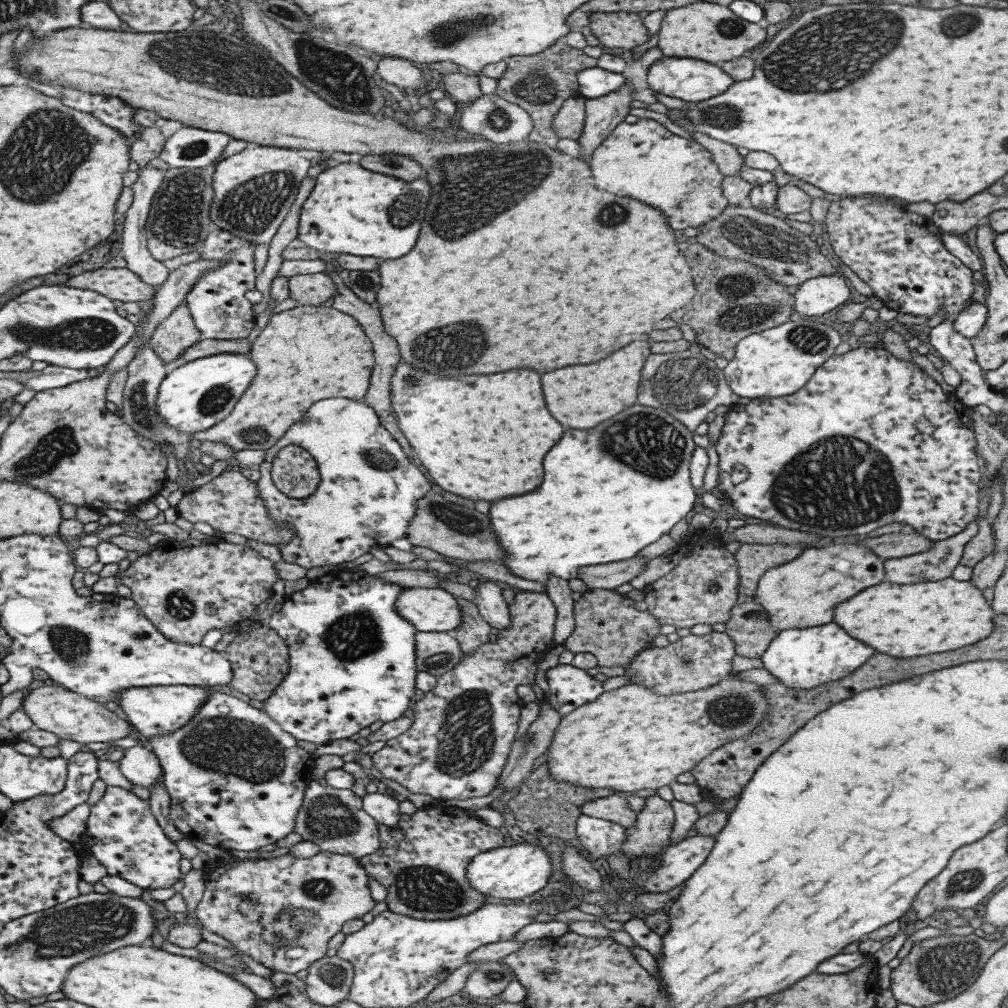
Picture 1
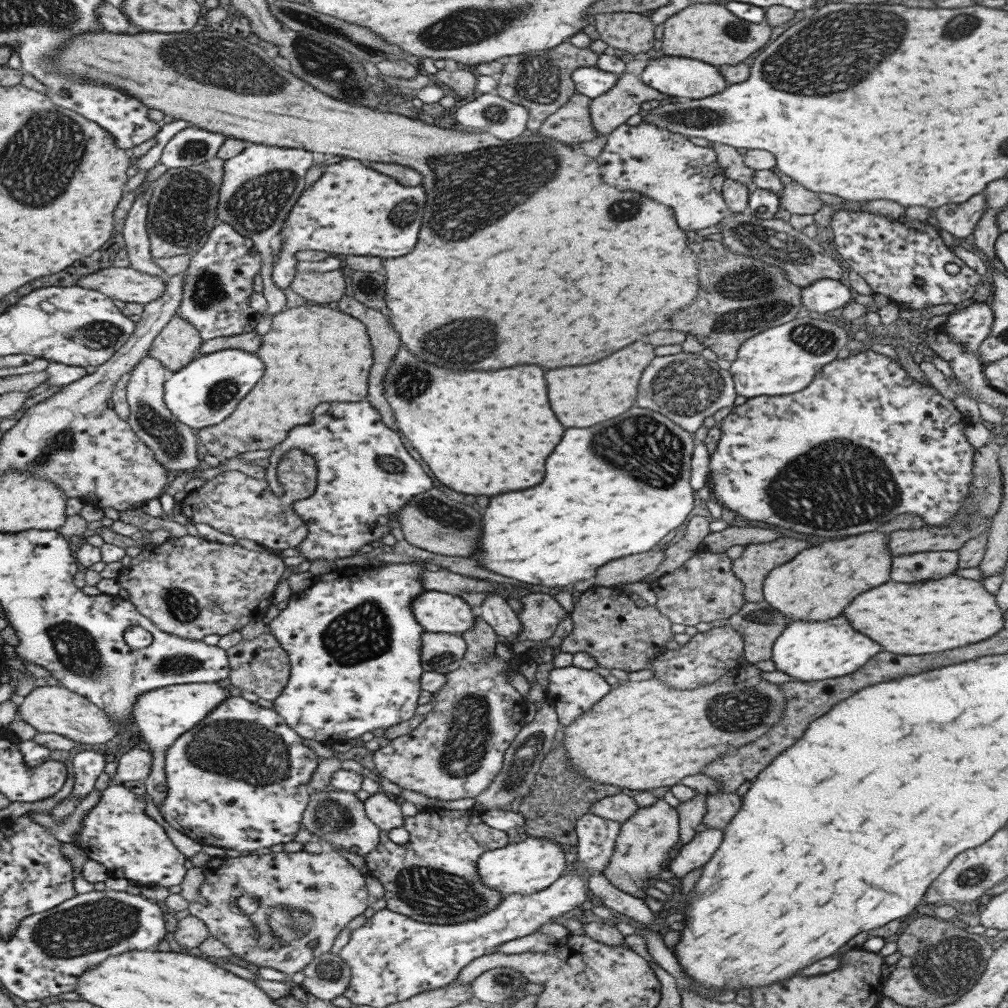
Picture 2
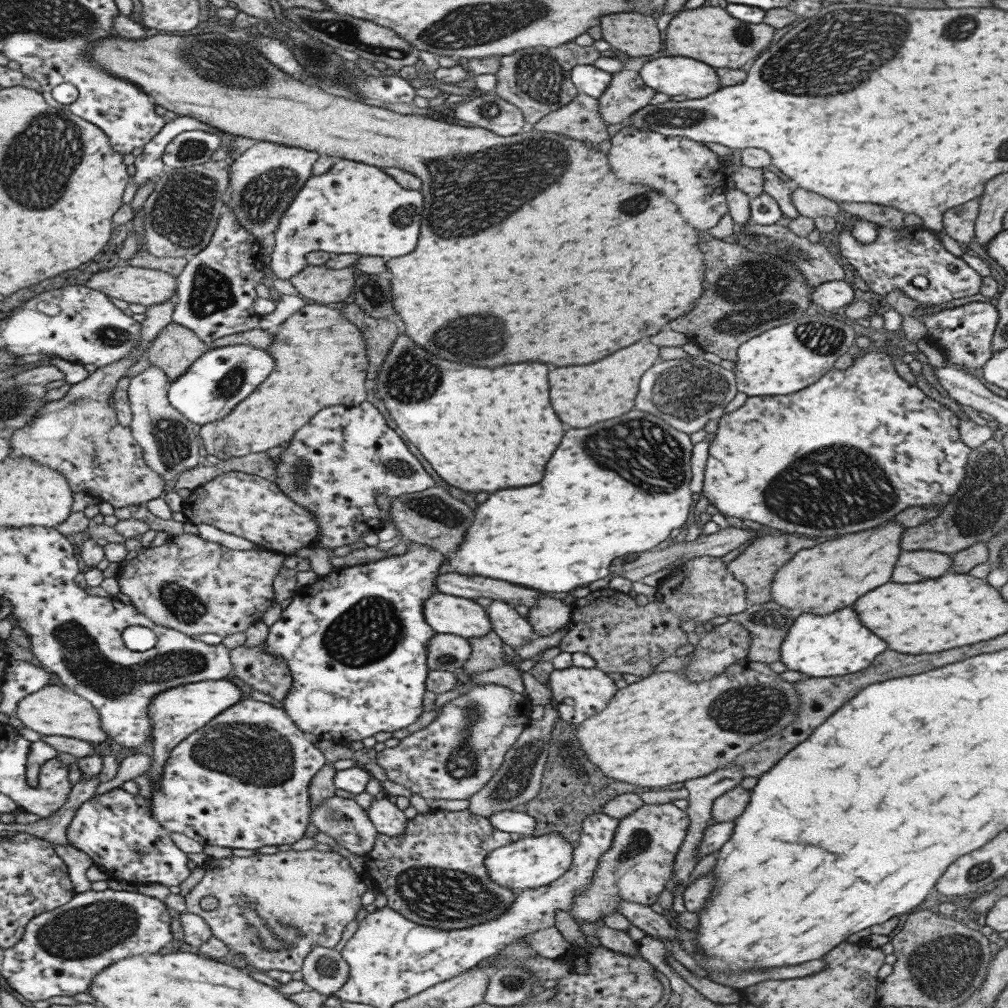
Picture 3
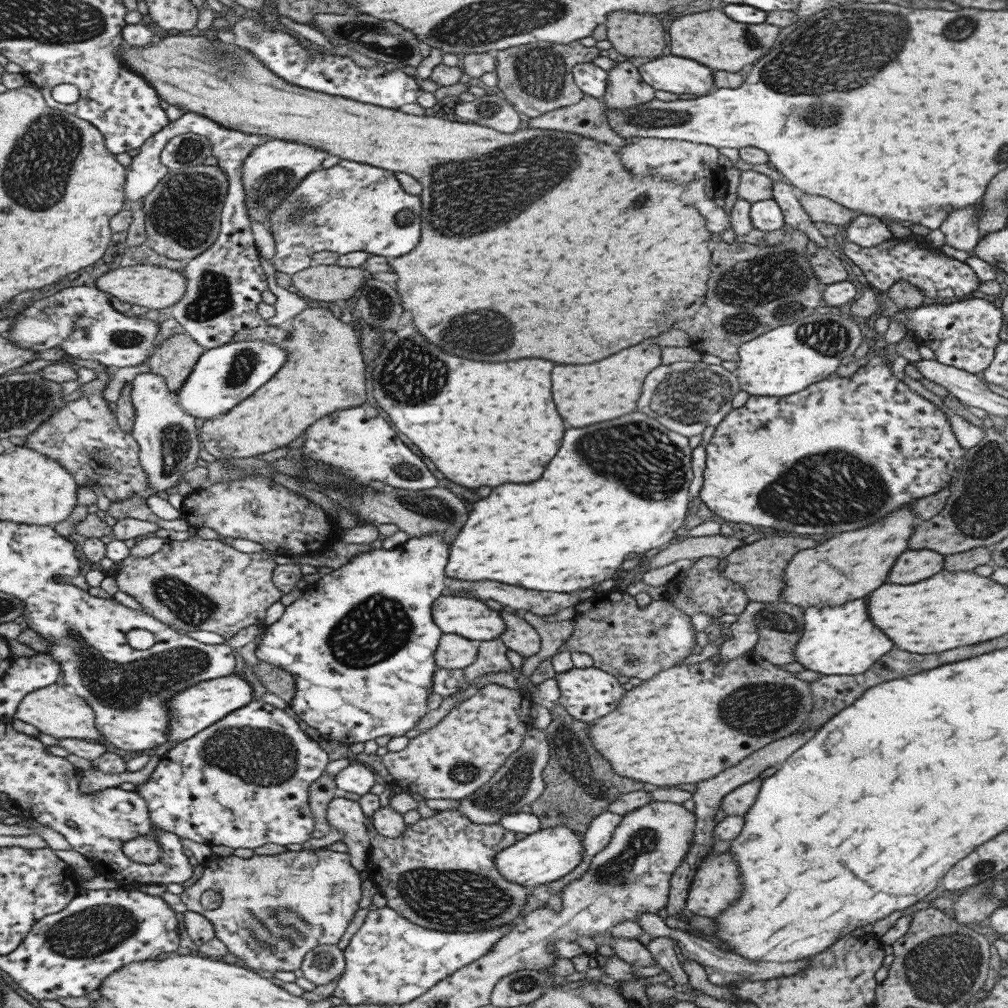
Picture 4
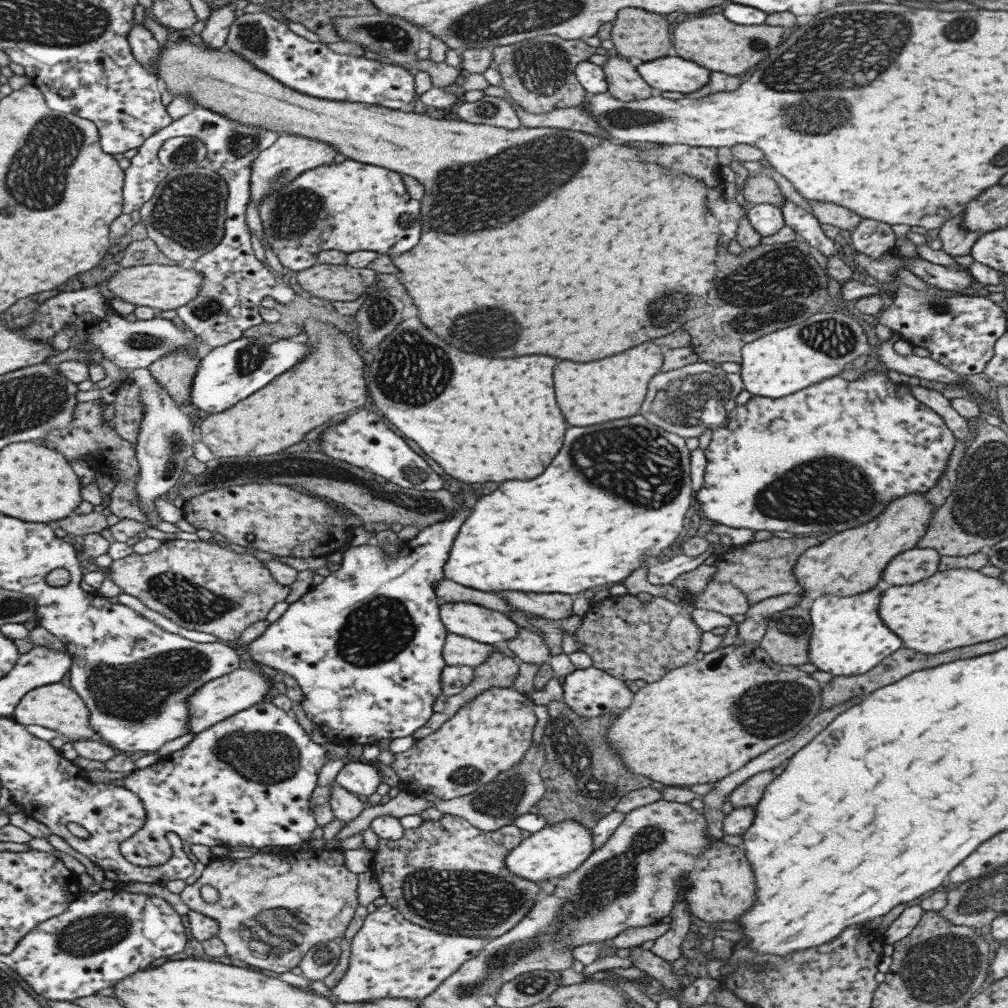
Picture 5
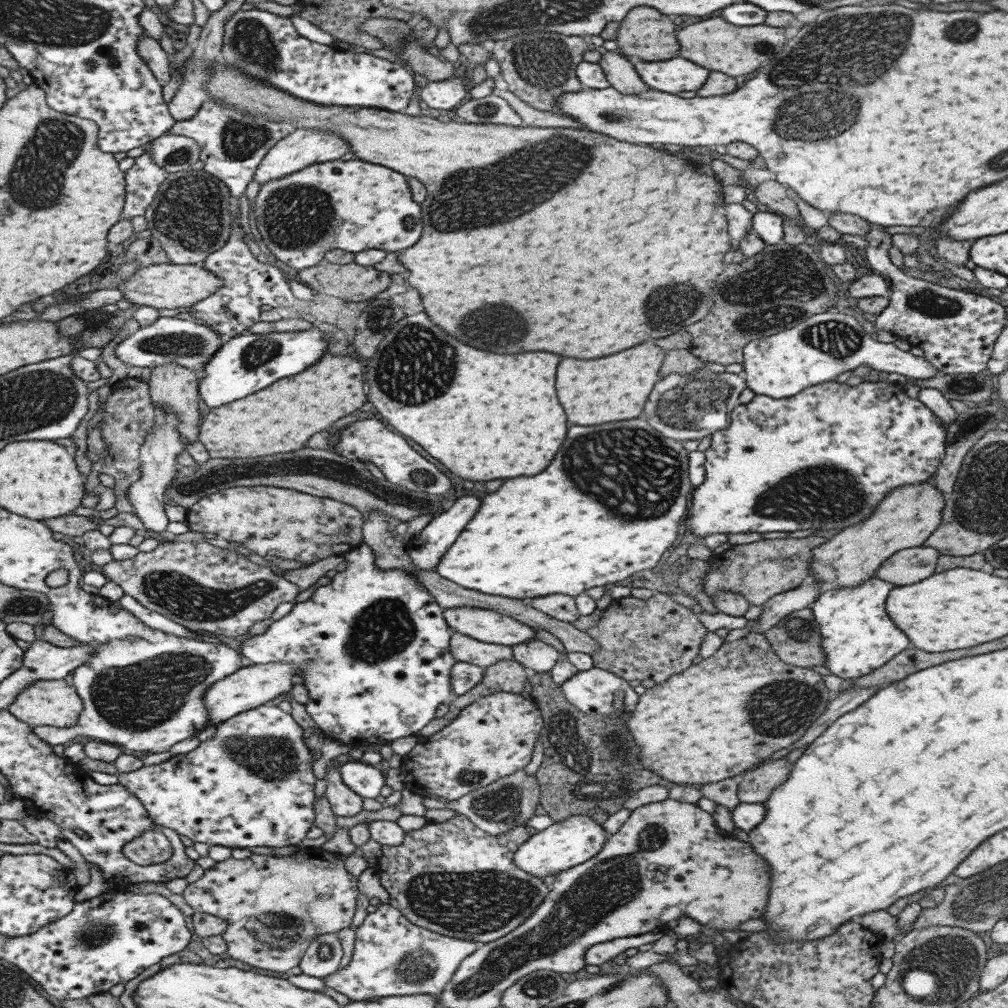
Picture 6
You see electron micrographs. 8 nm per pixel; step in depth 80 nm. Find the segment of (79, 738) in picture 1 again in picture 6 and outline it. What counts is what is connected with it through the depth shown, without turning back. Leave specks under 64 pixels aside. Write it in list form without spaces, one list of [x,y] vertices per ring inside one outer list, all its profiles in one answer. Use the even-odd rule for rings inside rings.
[[[36,680],[23,693],[19,694],[8,711],[17,719],[30,724],[32,727],[71,728],[80,722],[82,708],[84,708],[84,705],[81,695],[65,680]]]

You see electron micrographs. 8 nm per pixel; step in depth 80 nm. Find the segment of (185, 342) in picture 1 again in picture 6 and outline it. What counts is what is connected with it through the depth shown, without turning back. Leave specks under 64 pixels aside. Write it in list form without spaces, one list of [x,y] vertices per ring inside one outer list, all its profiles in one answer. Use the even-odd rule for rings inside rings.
[[[163,363],[150,369],[150,377],[147,380],[152,407],[157,408],[157,410],[165,410],[165,412],[173,413],[173,416],[177,416],[175,432],[181,436],[181,442],[183,442],[184,447],[191,442],[198,441],[198,379],[191,369],[178,364]]]

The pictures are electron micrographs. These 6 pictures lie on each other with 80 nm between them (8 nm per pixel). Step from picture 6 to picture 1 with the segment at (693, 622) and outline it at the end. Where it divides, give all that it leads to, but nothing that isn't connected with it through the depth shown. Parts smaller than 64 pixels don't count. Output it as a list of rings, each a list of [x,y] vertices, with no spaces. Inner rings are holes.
[[[589,589],[581,593],[574,602],[574,629],[564,640],[564,650],[569,652],[590,652],[598,666],[628,667],[628,664],[657,636],[662,625],[647,610],[641,612],[633,607],[634,602],[615,590]]]

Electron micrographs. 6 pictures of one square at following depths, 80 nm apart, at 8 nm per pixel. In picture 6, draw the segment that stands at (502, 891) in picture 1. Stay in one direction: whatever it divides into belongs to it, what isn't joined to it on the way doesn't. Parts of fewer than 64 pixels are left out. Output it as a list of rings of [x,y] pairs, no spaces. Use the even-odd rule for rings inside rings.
[[[575,814],[531,835],[513,853],[512,863],[530,876],[542,878],[557,875],[563,870],[577,866],[595,856],[606,841],[607,834],[600,824],[584,814]]]

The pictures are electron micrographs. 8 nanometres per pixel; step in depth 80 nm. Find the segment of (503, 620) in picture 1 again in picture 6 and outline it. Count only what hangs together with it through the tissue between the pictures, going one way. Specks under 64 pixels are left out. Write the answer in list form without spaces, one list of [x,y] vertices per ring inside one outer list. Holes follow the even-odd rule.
[[[529,639],[510,647],[513,660],[523,665],[530,673],[547,673],[556,663],[556,660],[562,657],[562,654],[555,651],[551,645],[538,639]]]

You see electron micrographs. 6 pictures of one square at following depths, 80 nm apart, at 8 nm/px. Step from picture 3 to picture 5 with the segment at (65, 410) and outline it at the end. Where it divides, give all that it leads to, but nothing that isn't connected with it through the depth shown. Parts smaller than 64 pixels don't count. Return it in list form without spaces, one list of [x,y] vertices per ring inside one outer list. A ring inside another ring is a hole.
[[[99,400],[80,402],[77,405],[77,420],[68,430],[61,430],[60,433],[49,435],[46,439],[40,440],[41,444],[65,454],[69,461],[82,459],[87,462],[91,469],[97,473],[109,476],[113,483],[117,481],[136,482],[139,476],[139,462],[136,460],[136,452],[131,442],[121,440],[111,428],[111,422],[103,422]]]

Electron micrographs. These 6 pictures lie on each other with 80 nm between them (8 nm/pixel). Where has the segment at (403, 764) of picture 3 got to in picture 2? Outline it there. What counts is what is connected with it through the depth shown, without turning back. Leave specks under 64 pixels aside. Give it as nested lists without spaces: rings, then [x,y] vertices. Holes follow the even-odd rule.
[[[491,655],[480,663],[461,663],[459,667],[444,674],[445,684],[439,692],[432,694],[433,708],[422,721],[408,733],[390,740],[372,755],[375,772],[401,789],[413,790],[429,799],[457,800],[474,798],[481,794],[502,767],[506,748],[521,727],[524,726],[525,700],[509,684],[508,674],[517,671],[519,658],[503,661],[498,655]]]

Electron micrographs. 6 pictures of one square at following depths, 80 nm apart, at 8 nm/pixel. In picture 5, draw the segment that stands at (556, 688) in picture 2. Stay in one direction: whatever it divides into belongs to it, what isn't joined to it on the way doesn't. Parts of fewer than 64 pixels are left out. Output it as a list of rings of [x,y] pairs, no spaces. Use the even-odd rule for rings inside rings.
[[[593,666],[583,670],[573,670],[561,678],[562,698],[561,700],[577,715],[585,718],[598,716],[609,717],[627,708],[632,693],[625,686],[623,680],[609,676],[609,673]]]

